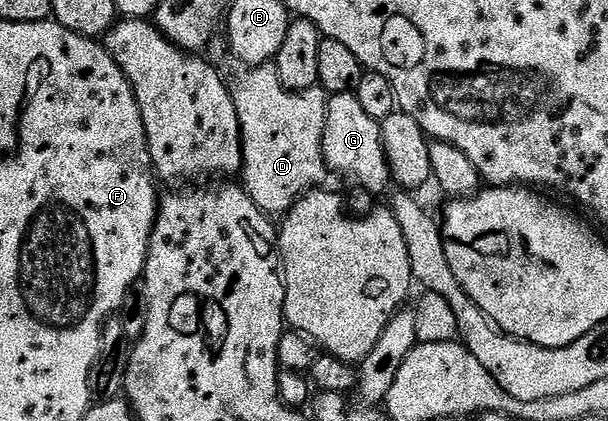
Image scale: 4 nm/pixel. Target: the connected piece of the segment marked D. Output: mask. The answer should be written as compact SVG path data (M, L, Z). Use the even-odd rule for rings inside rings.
M268 63L247 71L240 79L239 86L234 86L233 96L237 107L239 132L243 139L242 184L262 213L272 219L282 218L304 193L314 190L322 182L319 180L325 174L323 136L329 94L322 87L292 93L281 83L274 64Z

